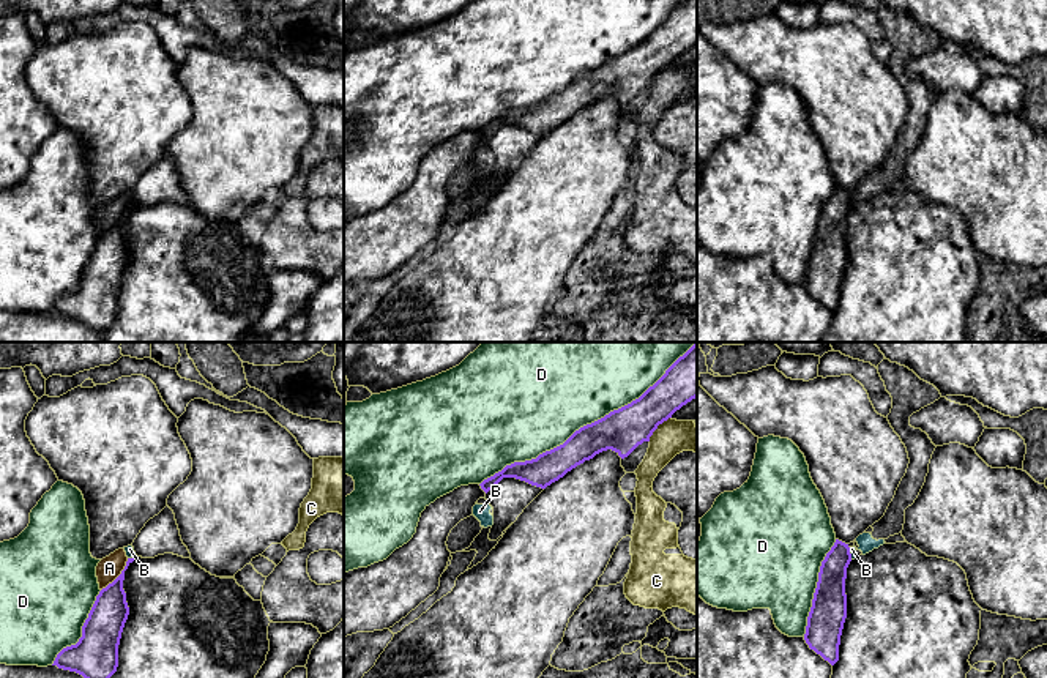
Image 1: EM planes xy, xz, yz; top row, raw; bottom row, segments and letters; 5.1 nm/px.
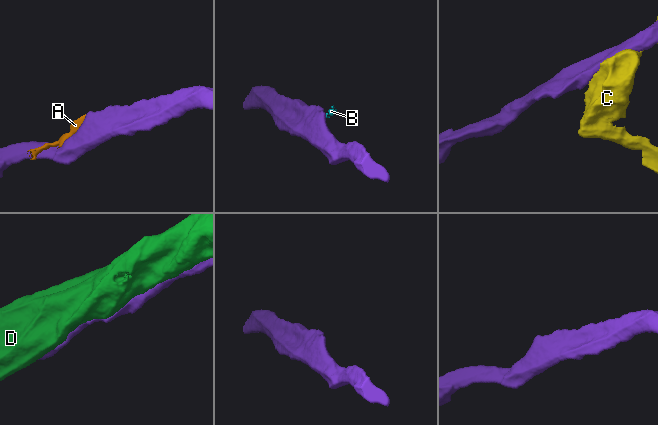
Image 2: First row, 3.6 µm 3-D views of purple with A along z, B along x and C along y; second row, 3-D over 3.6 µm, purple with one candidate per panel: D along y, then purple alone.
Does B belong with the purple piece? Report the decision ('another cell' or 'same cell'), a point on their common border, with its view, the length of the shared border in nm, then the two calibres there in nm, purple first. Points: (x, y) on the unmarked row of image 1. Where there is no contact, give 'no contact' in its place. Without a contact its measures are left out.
another cell; contact yz (850, 201); length 70 nm; calibres 170 and 30 nm

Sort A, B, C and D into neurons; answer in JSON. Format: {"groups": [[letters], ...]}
{"groups": [["A", "B"], ["C"], ["D"]]}

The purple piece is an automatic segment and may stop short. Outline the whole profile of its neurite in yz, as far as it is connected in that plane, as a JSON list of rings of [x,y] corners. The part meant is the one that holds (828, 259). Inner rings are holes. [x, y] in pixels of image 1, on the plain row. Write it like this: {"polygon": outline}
{"polygon": [[[836,186],[822,208],[807,263],[804,287],[831,312],[839,307],[840,282],[847,265],[845,225],[850,208],[848,191]]]}

